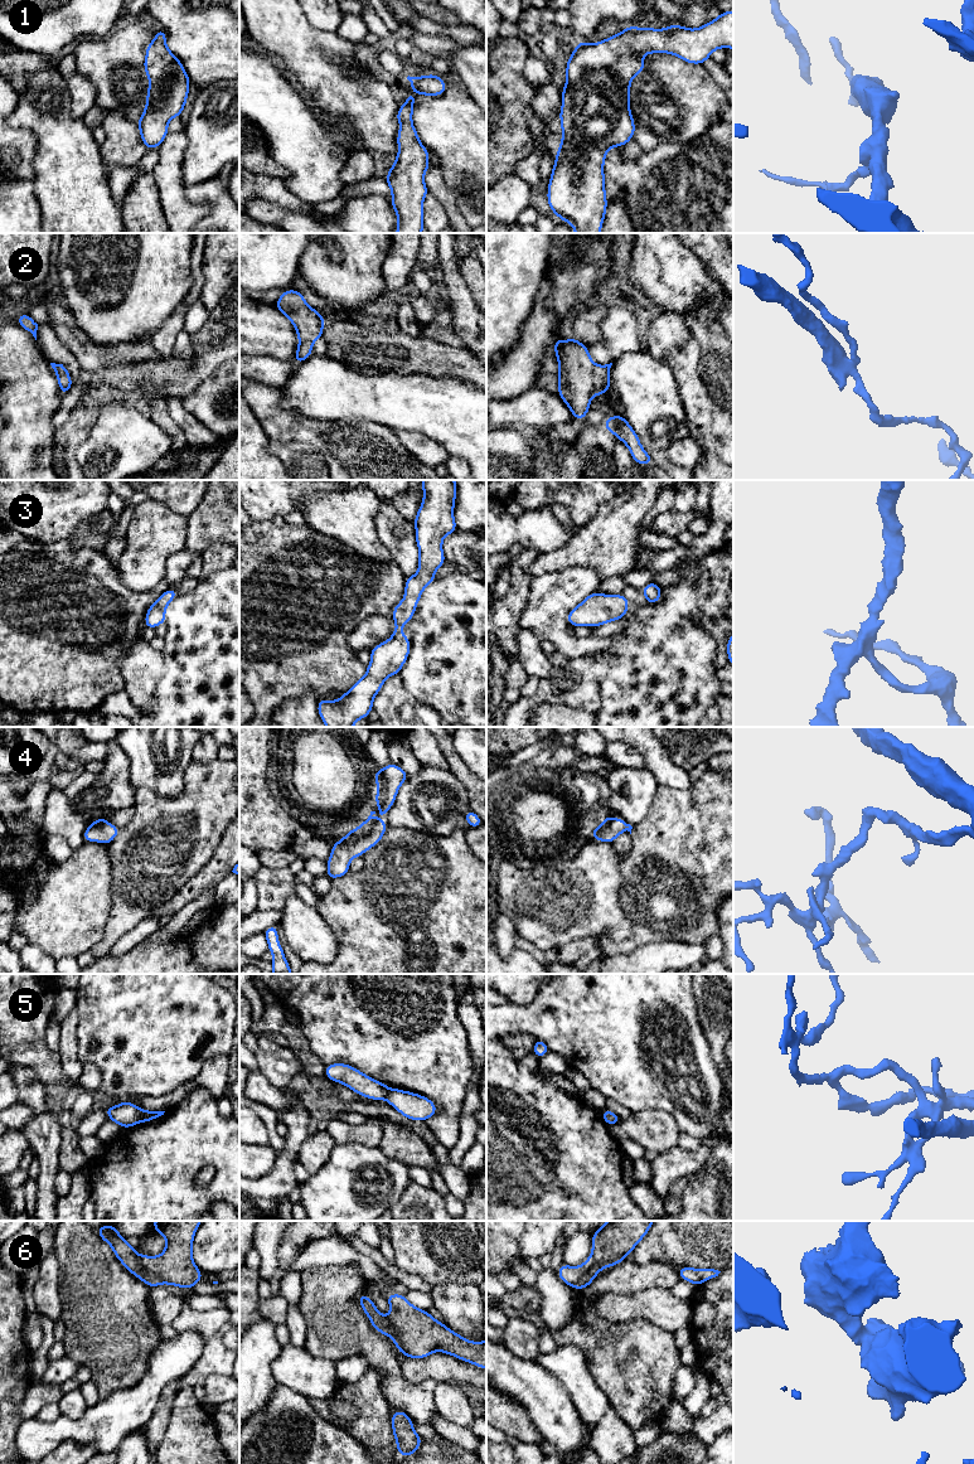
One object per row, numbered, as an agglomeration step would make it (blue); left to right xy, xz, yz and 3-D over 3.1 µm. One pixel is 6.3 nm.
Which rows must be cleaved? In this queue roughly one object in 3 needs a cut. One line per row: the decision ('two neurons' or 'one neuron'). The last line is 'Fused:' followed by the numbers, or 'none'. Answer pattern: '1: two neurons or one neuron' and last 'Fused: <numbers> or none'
1: one neuron
2: two neurons
3: one neuron
4: one neuron
5: two neurons
6: one neuron
Fused: 2, 5

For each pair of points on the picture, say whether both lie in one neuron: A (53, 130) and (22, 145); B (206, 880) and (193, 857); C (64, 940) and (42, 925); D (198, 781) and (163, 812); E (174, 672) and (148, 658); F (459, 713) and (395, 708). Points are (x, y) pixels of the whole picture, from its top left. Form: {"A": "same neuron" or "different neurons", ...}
{"A": "different neurons", "B": "different neurons", "C": "same neuron", "D": "same neuron", "E": "different neurons", "F": "different neurons"}

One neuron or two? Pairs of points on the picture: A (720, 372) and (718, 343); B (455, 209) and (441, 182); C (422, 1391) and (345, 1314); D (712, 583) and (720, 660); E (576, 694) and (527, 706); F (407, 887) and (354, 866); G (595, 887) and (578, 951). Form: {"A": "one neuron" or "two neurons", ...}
{"A": "one neuron", "B": "one neuron", "C": "one neuron", "D": "one neuron", "E": "one neuron", "F": "two neurons", "G": "two neurons"}

